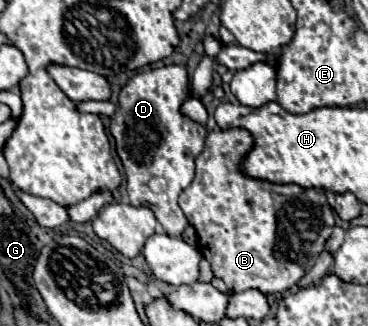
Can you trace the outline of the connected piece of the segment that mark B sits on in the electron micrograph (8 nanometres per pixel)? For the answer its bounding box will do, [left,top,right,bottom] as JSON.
[178,130,334,296]

